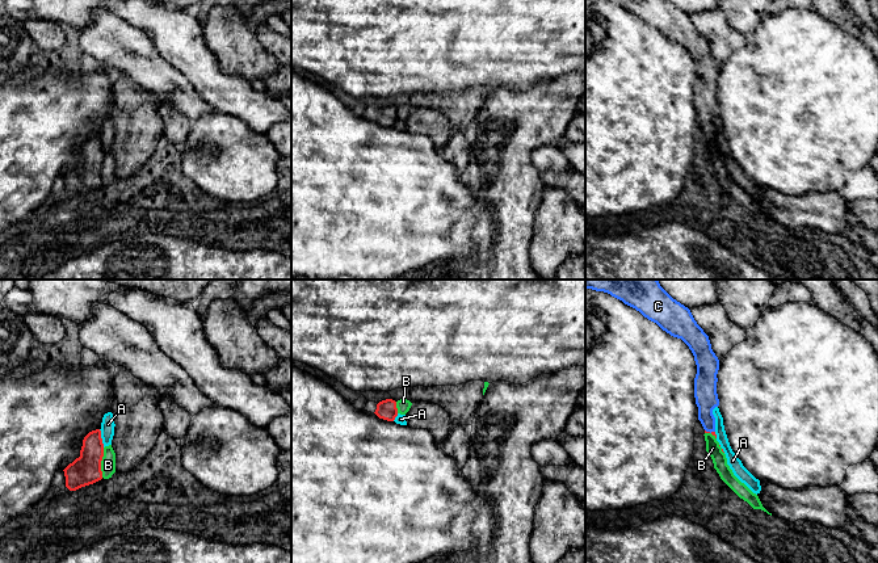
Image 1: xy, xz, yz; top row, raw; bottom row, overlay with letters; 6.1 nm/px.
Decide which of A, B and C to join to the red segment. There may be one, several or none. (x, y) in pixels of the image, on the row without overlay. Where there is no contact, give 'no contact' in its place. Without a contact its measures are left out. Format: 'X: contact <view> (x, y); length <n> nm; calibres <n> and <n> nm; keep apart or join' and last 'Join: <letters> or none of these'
A: contact xy (101, 145); length 120 nm; calibres 180 and 80 nm; keep apart
B: contact xy (100, 168); length 180 nm; calibres 180 and 100 nm; keep apart
C: contact yz (709, 138); length 70 nm; calibres 20 and 140 nm; join
Join: C

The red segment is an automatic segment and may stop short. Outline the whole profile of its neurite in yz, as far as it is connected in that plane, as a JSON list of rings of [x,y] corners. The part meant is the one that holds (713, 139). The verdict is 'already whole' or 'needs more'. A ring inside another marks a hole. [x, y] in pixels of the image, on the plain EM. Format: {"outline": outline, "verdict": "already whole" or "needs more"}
{"outline": [[[669,0],[610,1],[635,14],[663,37],[681,45],[689,52],[697,71],[694,104],[698,113],[698,126],[705,139],[711,139],[717,144],[713,115],[719,112],[717,100],[719,66],[711,55],[709,42],[697,30],[690,16]]], "verdict": "needs more"}

